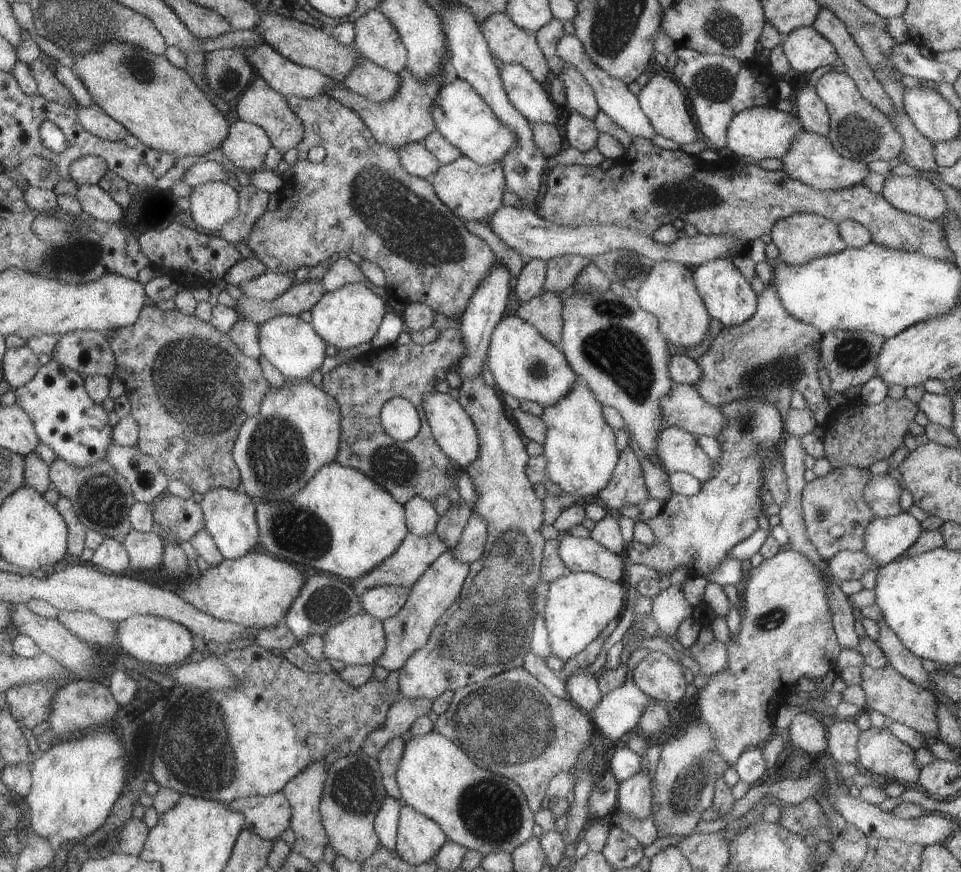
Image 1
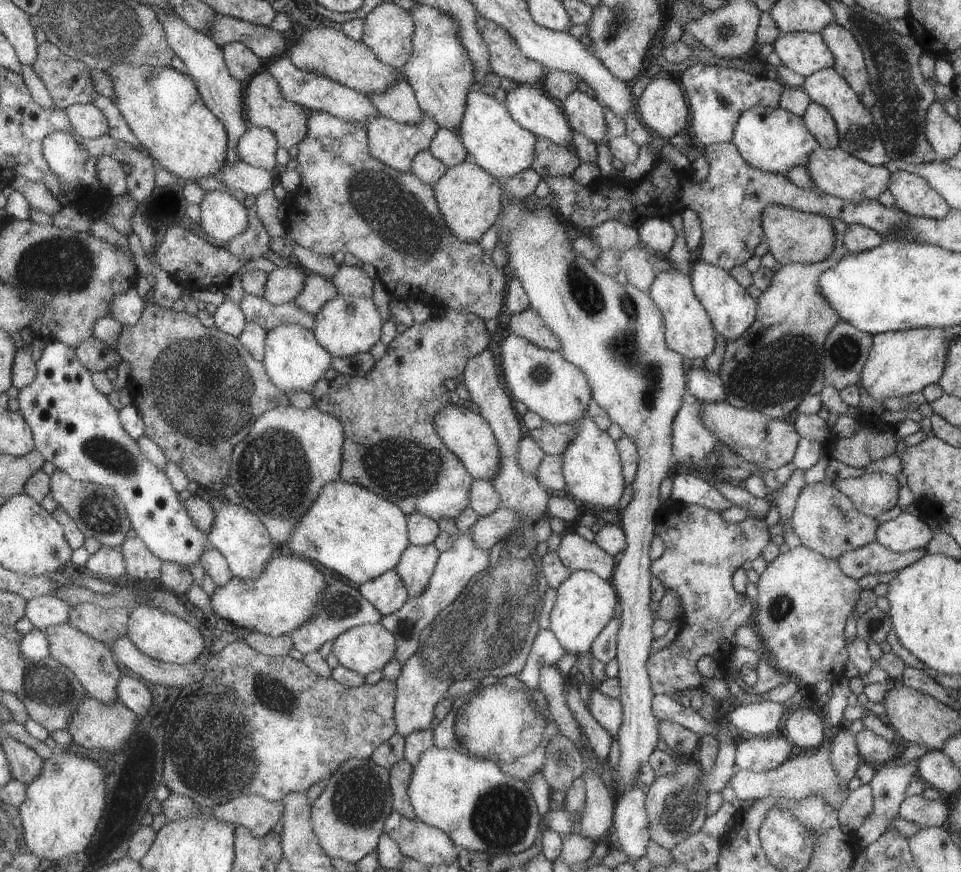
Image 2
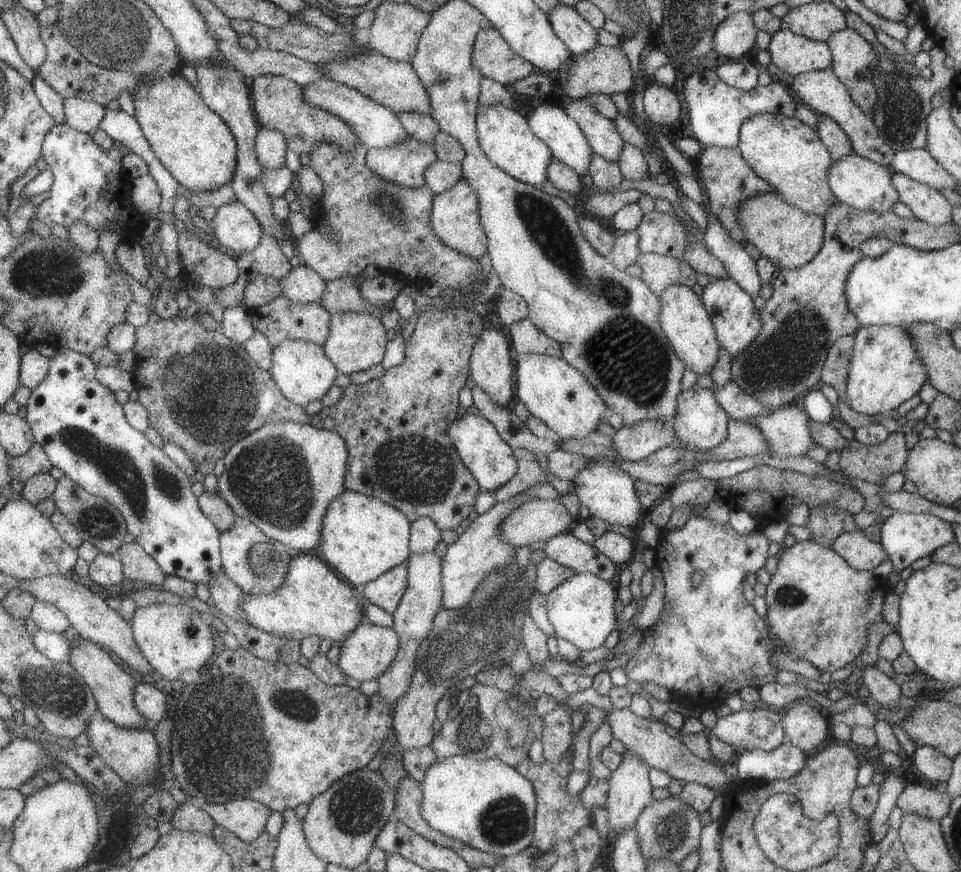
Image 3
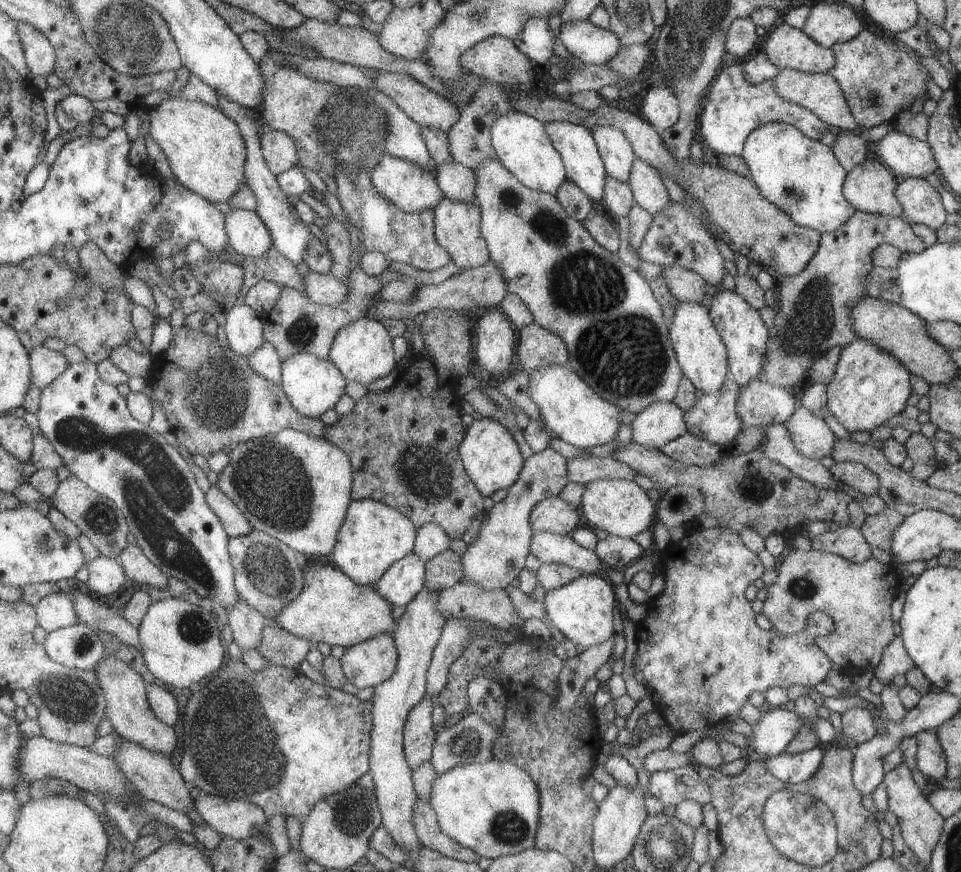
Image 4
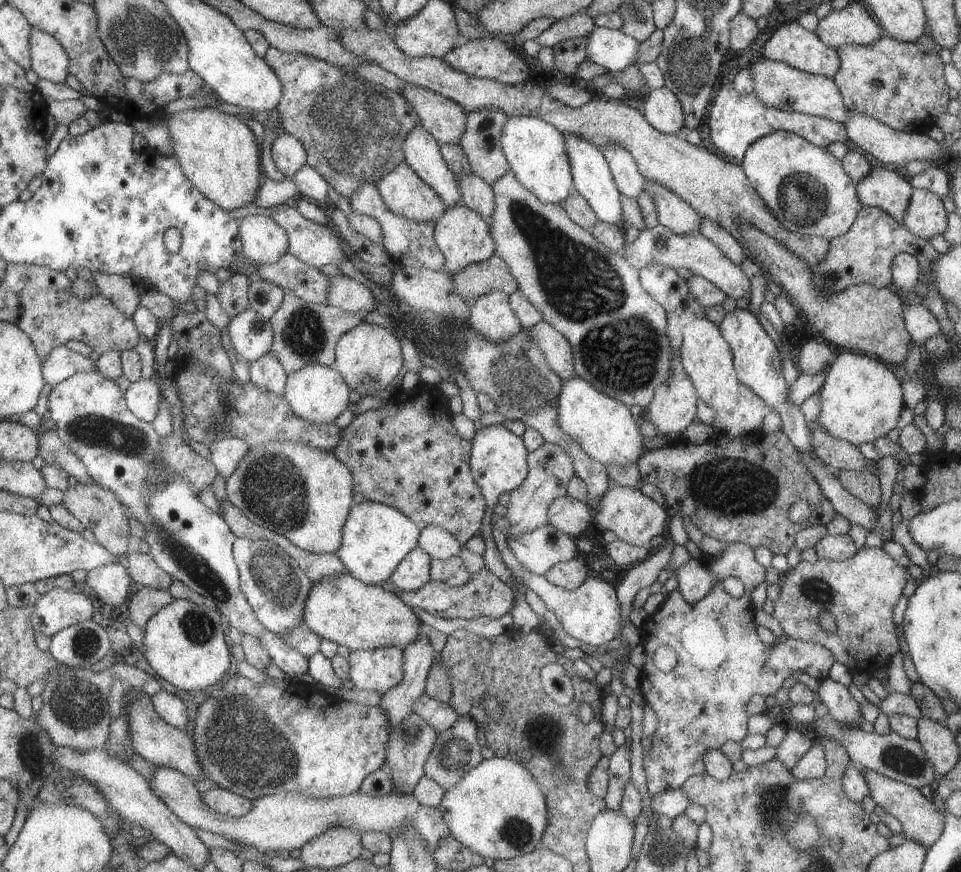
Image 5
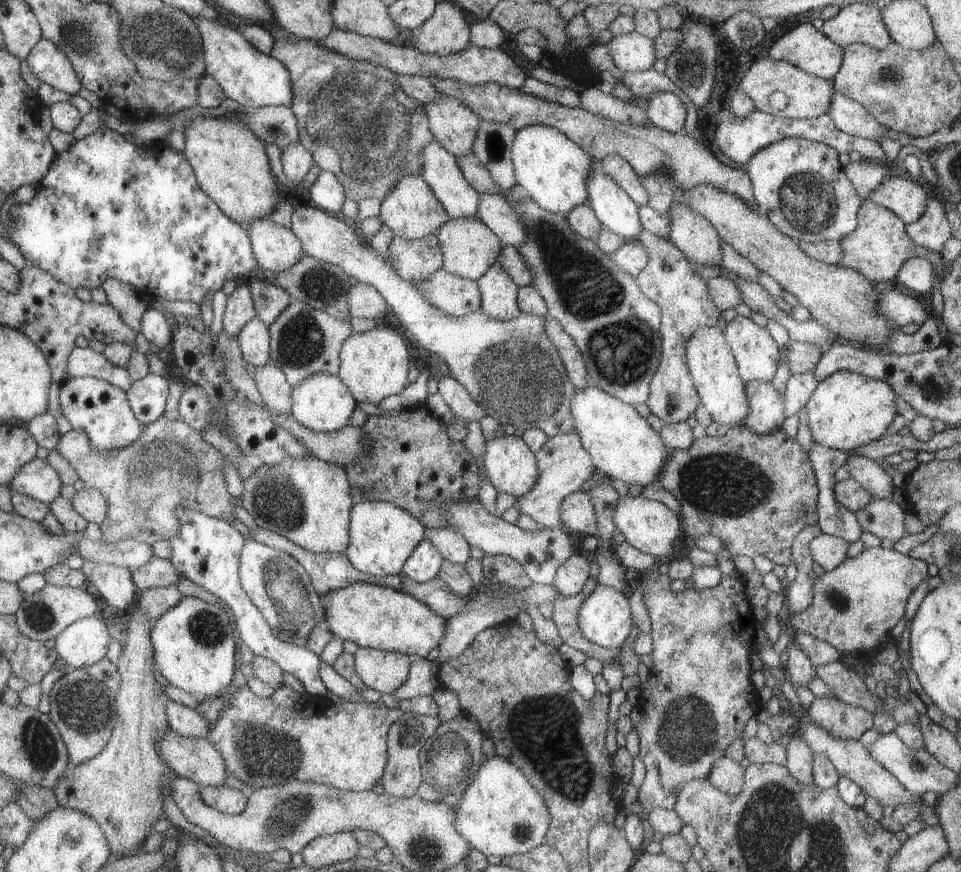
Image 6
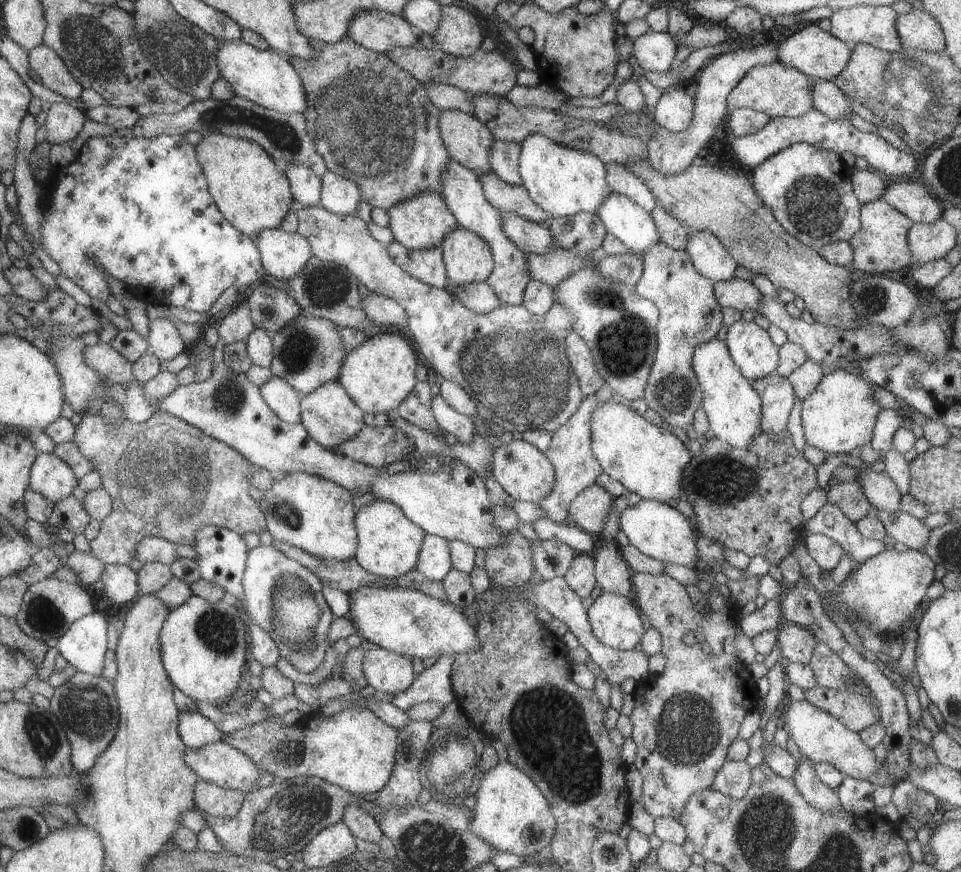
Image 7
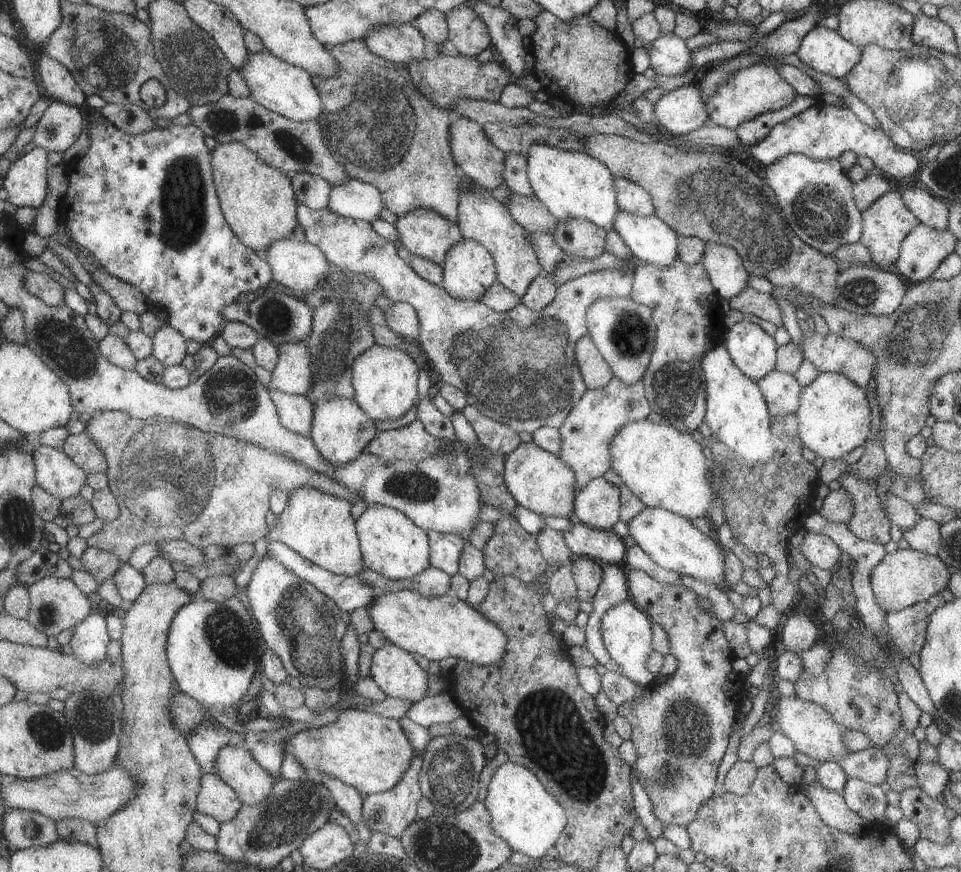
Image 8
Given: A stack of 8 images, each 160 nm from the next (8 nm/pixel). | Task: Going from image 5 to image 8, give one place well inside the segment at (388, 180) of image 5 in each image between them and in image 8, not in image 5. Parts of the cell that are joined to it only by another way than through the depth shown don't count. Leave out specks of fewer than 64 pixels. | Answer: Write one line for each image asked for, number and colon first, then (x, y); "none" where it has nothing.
6: (411, 211)
7: (423, 221)
8: (423, 233)

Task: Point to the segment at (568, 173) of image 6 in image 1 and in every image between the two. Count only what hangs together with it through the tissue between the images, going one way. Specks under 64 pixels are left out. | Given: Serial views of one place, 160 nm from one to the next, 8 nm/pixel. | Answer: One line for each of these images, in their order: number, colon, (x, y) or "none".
1: (460, 115)
2: (492, 139)
3: (502, 133)
4: (521, 146)
5: (534, 151)

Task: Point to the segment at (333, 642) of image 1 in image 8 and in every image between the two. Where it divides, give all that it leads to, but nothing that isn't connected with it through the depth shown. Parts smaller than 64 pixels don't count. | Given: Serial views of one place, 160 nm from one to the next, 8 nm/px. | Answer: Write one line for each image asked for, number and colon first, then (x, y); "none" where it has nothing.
2: (365, 648)
3: (366, 651)
4: (371, 662)
5: (379, 669)
6: (384, 672)
7: (388, 673)
8: (395, 672)

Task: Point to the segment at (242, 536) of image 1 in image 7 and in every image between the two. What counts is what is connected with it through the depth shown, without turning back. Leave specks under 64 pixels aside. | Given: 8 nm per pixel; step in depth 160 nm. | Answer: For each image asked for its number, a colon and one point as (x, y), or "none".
2: (238, 534)
3: (256, 564)
4: (267, 574)
5: (273, 585)
6: (280, 589)
7: (284, 599)

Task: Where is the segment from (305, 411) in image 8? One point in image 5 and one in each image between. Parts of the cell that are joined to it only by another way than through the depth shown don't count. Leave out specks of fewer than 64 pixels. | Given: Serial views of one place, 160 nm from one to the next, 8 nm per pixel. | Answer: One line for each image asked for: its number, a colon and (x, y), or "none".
5: (266, 372)
6: (271, 384)
7: (283, 400)

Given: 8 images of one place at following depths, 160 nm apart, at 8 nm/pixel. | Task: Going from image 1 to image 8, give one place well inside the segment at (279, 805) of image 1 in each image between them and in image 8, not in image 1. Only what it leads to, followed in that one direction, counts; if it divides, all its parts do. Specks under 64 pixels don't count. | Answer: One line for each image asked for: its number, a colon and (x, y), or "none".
2: (252, 812)
3: (245, 818)
4: (236, 819)
5: (226, 803)
6: (228, 801)
7: (209, 799)
8: (215, 798)

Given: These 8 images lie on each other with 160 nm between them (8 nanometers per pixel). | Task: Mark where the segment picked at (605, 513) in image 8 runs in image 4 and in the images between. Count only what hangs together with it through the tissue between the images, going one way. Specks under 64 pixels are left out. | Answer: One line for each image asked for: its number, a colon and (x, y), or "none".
4: (554, 515)
5: (570, 517)
6: (576, 512)
7: (588, 511)

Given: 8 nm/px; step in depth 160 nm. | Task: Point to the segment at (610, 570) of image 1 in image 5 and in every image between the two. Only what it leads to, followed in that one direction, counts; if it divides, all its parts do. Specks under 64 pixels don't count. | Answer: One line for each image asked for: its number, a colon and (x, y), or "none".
2: (577, 554)
3: (564, 548)
4: (547, 547)
5: (536, 551)

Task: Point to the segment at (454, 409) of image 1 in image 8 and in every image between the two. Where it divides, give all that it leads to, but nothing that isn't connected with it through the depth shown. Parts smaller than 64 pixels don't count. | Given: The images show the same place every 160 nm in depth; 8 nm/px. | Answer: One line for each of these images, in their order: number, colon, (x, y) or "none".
2: (462, 430)
3: (491, 462)
4: (491, 459)
5: (498, 459)
6: (510, 467)
7: (524, 473)
8: (538, 481)

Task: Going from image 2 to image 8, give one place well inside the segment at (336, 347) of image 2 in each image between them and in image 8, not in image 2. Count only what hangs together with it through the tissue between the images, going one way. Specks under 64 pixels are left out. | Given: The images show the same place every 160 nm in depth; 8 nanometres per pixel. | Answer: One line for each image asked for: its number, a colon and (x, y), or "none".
3: (355, 341)
4: (362, 352)
5: (368, 357)
6: (373, 365)
7: (377, 375)
8: (384, 380)

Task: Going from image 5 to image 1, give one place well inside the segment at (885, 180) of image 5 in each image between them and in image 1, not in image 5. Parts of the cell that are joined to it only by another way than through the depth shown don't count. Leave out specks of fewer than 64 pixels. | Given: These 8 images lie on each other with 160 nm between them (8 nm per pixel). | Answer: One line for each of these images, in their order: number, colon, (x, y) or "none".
1: (811, 160)
2: (833, 171)
3: (858, 183)
4: (870, 187)

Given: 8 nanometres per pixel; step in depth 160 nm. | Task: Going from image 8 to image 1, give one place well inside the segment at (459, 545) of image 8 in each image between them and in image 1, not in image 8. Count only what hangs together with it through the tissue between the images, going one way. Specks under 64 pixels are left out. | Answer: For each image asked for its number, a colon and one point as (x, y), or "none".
1: (383, 601)
2: (386, 592)
3: (385, 591)
4: (400, 583)
5: (412, 572)
6: (422, 565)
7: (433, 560)

